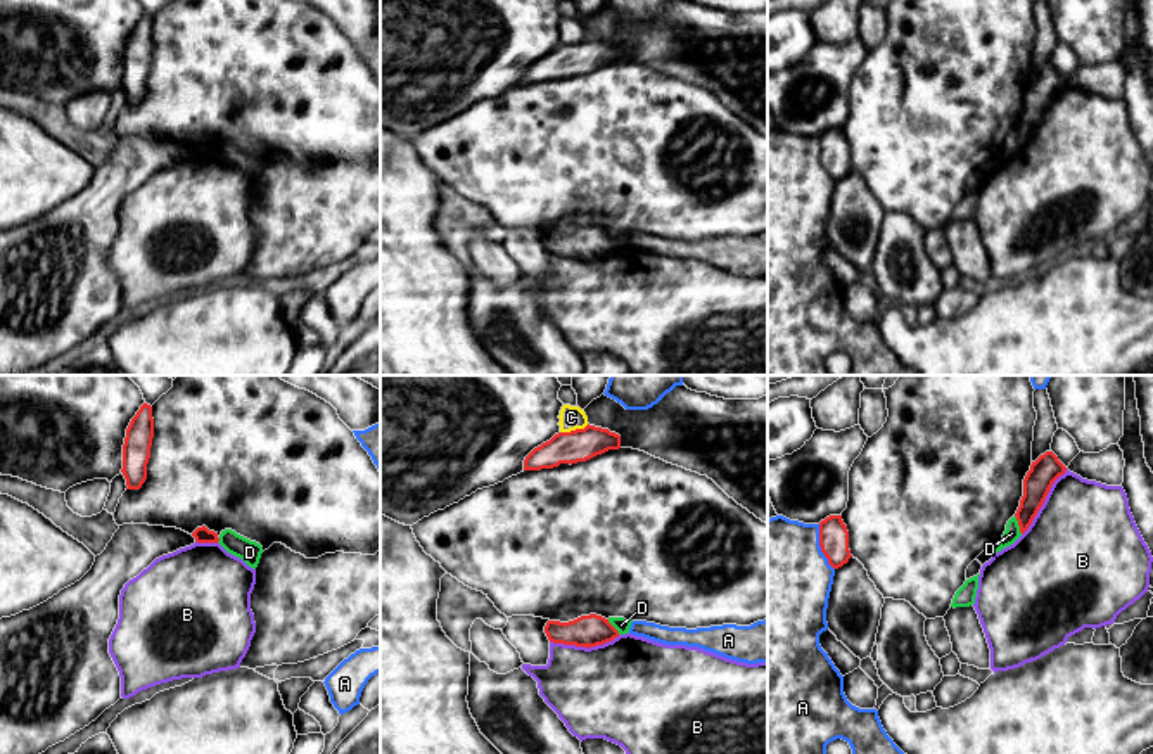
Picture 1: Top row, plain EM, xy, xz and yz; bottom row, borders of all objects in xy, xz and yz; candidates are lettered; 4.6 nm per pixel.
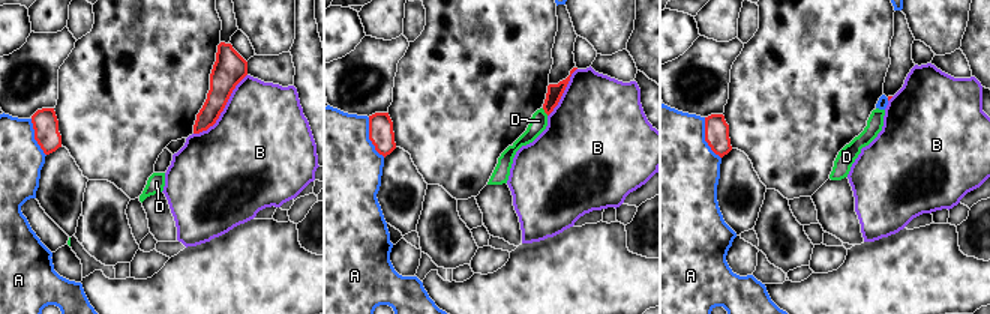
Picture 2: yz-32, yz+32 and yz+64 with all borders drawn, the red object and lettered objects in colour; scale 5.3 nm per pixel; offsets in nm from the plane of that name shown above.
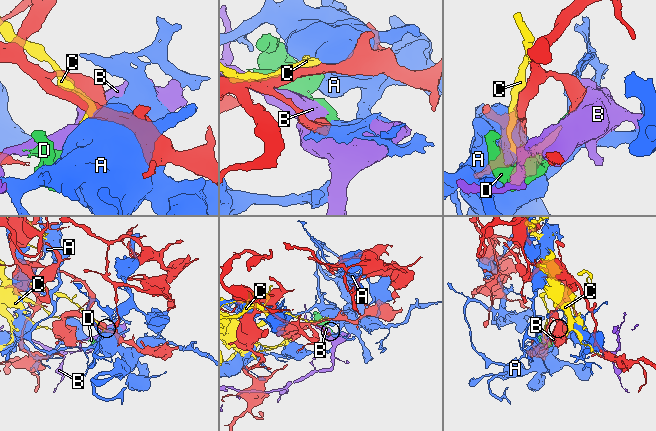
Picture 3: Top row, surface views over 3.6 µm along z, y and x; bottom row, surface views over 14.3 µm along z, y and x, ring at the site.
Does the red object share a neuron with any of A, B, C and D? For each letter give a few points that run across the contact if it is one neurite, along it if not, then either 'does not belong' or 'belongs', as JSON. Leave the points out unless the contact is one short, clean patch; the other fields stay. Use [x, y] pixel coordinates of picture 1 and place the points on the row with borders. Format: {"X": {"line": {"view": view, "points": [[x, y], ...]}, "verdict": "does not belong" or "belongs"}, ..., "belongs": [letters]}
{"A": {"verdict": "does not belong"}, "B": {"line": {"view": "xz", "points": [[619, 635], [588, 647], [550, 642]]}, "verdict": "does not belong"}, "C": {"verdict": "does not belong"}, "D": {"line": {"view": "yz", "points": [[1015, 516], [1022, 533]]}, "verdict": "does not belong"}, "belongs": []}

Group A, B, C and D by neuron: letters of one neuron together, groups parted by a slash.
A / B / C / D

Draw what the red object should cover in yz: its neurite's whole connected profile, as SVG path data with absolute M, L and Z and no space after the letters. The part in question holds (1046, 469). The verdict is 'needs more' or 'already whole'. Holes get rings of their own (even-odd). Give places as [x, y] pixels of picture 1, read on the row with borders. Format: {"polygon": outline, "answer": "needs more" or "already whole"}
{"polygon": "M1046 451L1035 462L1023 479L1023 496L1015 514L1020 533L1023 534L1042 507L1053 482L1063 476L1067 467L1058 460L1053 451Z", "answer": "already whole"}

